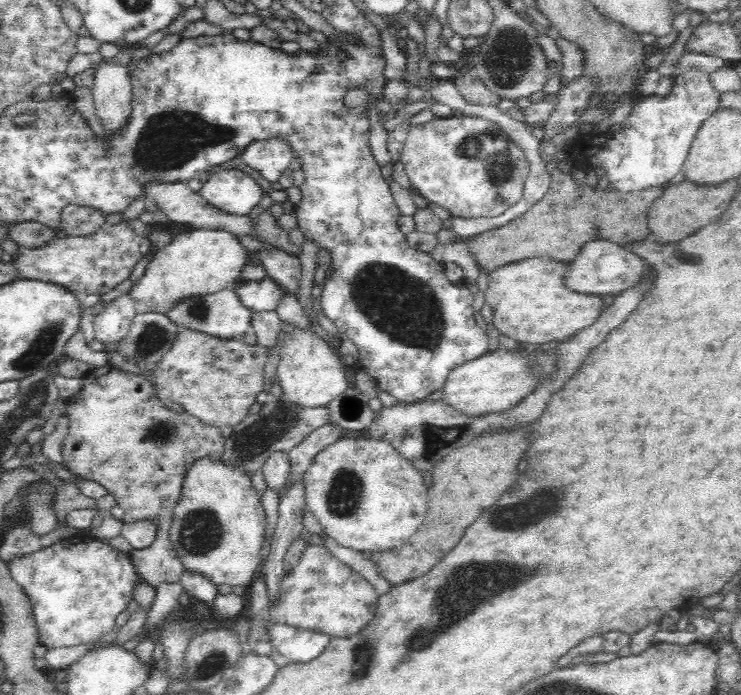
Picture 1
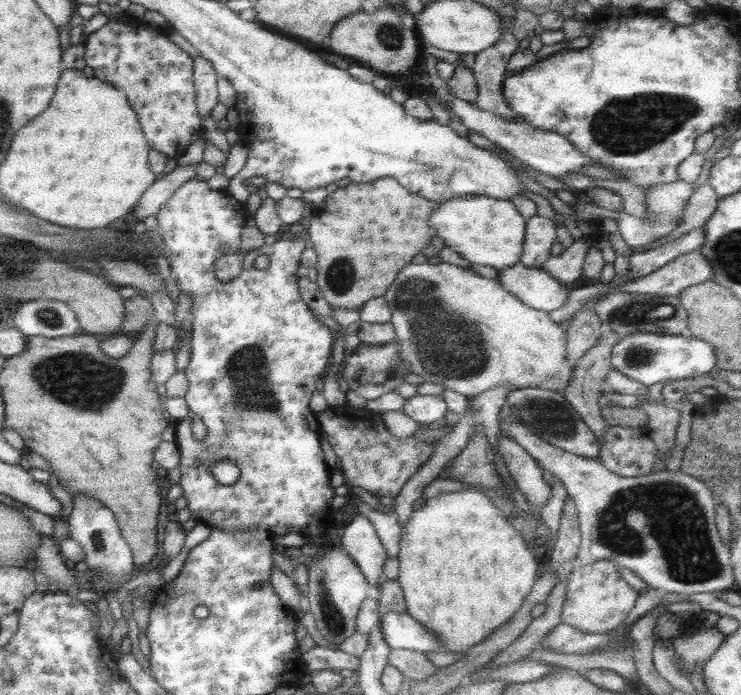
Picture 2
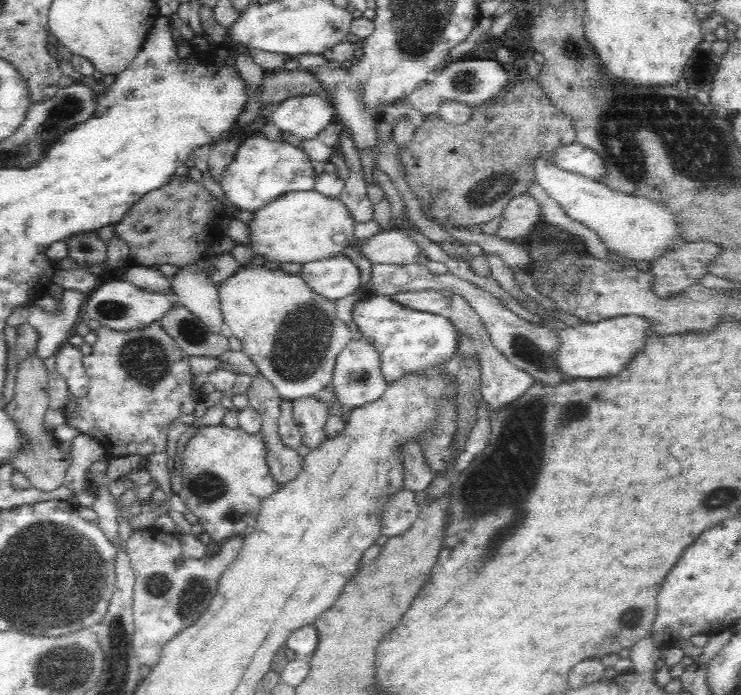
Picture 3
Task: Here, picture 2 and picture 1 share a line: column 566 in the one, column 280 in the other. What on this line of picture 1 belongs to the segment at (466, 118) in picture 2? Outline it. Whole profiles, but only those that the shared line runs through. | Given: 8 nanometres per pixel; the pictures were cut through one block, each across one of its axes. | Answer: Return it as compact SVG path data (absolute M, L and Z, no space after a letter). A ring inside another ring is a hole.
M282 139L254 141L240 155L242 162L268 182L276 182L292 162L292 149Z

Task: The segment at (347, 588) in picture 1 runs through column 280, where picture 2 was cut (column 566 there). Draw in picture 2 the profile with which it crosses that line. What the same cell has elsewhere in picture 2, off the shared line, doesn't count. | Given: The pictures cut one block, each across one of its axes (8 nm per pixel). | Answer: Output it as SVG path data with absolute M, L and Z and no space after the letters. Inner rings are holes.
M606 560L573 567L564 582L560 623L584 633L607 633L621 624L637 600L638 592L621 577L618 568Z

